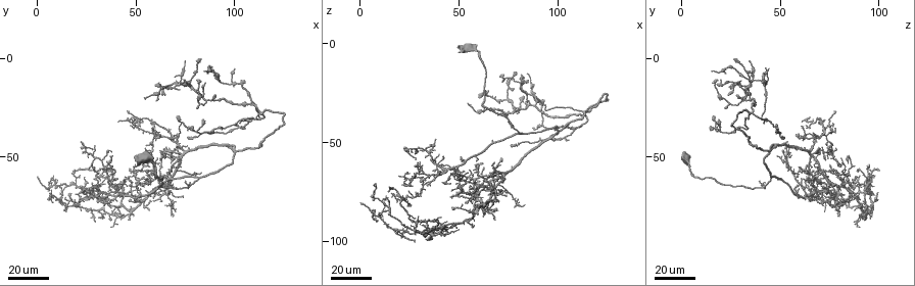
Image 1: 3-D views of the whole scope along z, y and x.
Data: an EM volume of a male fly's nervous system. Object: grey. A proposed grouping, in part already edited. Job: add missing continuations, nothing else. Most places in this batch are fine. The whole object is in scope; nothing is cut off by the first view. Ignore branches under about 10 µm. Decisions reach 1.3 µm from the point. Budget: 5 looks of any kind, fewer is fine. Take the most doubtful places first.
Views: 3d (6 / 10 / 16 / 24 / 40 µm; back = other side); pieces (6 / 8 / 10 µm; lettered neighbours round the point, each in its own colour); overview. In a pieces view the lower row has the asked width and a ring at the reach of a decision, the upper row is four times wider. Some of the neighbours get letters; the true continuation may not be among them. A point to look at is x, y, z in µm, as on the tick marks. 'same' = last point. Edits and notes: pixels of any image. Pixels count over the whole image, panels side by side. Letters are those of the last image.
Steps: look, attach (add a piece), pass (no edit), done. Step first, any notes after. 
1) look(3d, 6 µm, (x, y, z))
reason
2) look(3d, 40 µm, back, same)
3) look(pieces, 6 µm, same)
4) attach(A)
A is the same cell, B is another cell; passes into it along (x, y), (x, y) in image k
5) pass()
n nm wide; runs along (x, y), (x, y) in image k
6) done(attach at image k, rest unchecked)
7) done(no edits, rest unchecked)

look(3d, 40 µm, (85, 12, 29))

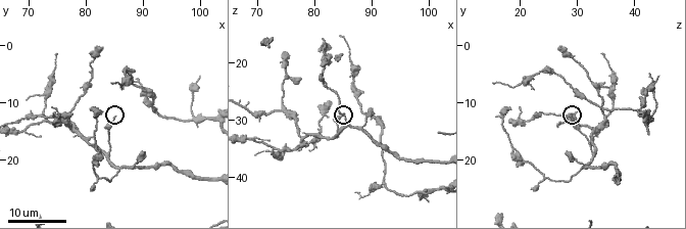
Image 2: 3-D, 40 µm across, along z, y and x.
look(pieces, 10 µm, (85.5, 12.0, 29.0))
what lies round it

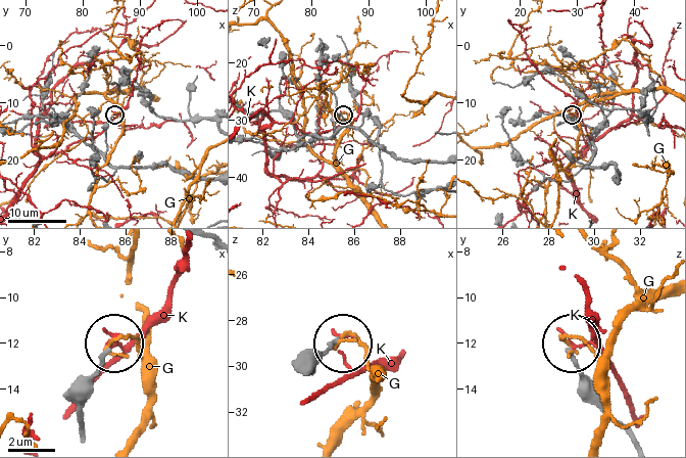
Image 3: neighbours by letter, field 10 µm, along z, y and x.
pass()
G and K are other cells; none of them fits

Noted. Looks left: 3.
look(3d, 40 µm, (71, 38, 17))

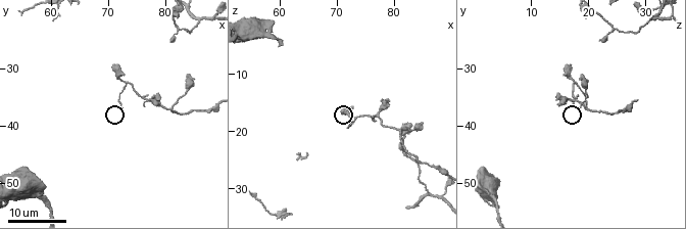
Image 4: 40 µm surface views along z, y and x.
look(pieces, 6 µm, (72.5, 36.5, 18.0))

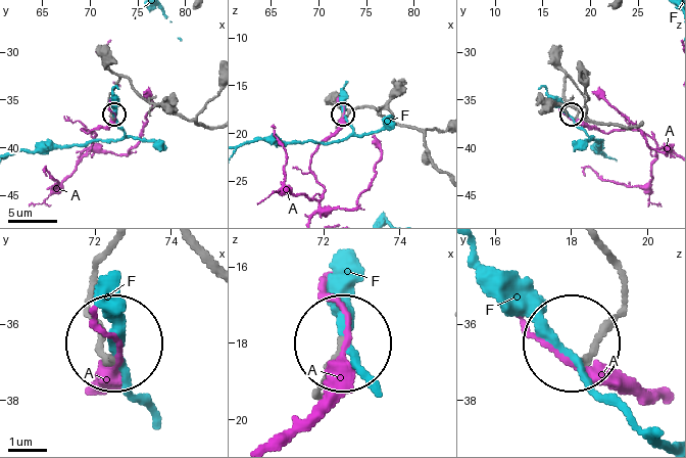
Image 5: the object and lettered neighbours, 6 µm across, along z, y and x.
pass()
A and F are other cells; runs along (602, 249), (622, 299), (602, 337), (576, 357) in image 5; none of them fits

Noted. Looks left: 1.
done(no edits, rest unchecked)

